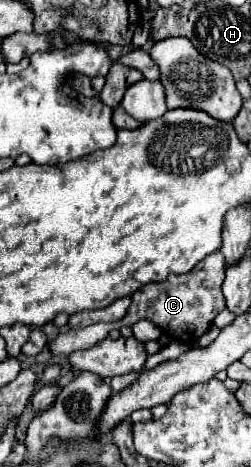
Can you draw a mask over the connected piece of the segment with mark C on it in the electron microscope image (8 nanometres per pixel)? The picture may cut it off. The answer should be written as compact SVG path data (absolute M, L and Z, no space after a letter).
M215 251L207 255L195 269L197 271L189 271L185 275L171 275L161 283L147 283L137 289L131 295L131 307L127 315L119 323L113 323L115 329L121 329L123 325L131 327L141 319L147 319L155 323L161 331L165 331L169 337L185 345L193 345L203 333L211 329L213 319L225 309L225 299L221 293L221 283L225 279L225 257L221 251Z

